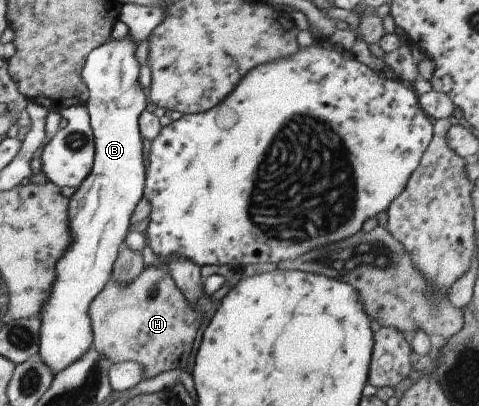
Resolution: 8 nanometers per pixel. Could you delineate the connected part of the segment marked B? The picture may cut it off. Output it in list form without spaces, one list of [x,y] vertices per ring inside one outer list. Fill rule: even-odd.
[[[130,35],[122,39],[108,39],[100,47],[94,47],[86,56],[80,79],[88,89],[88,99],[85,106],[89,117],[90,129],[93,133],[93,164],[90,173],[75,189],[68,201],[68,231],[72,235],[68,249],[60,255],[54,265],[56,279],[48,291],[46,301],[40,309],[40,329],[38,333],[37,354],[42,363],[50,369],[52,377],[76,361],[92,344],[92,325],[88,319],[88,305],[92,299],[104,289],[112,277],[114,261],[118,257],[118,249],[124,244],[124,237],[128,233],[130,223],[128,219],[133,213],[136,204],[142,199],[144,189],[144,166],[142,159],[142,142],[138,117],[144,111],[144,94],[138,82],[138,61],[134,57],[134,41]]]

